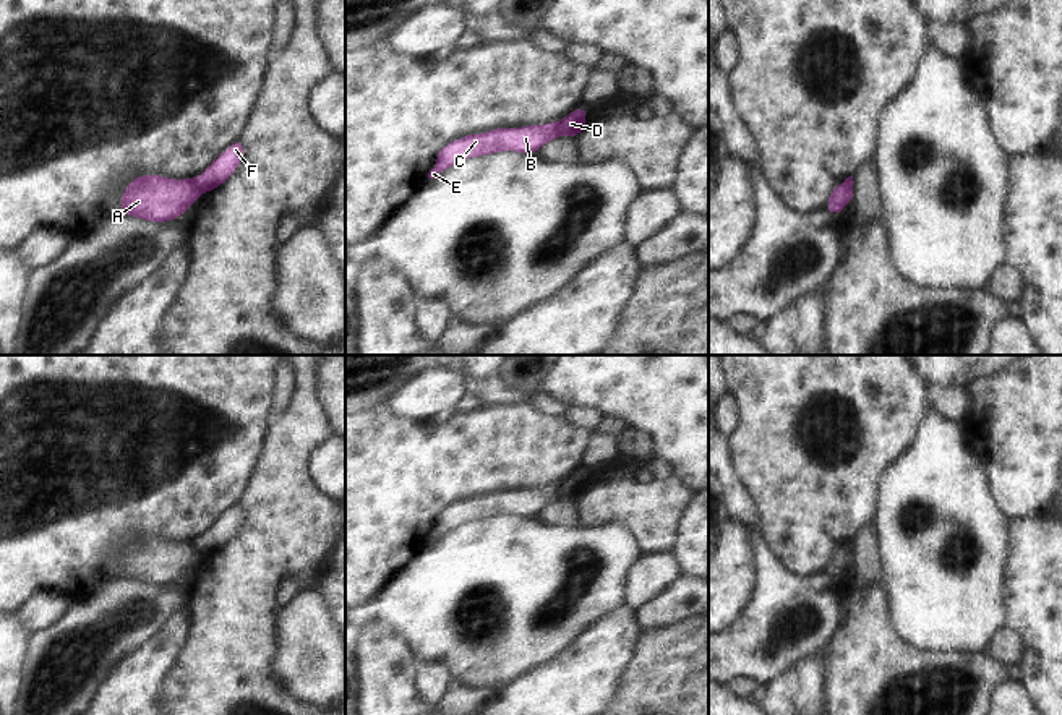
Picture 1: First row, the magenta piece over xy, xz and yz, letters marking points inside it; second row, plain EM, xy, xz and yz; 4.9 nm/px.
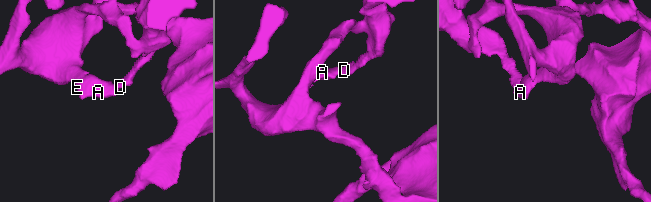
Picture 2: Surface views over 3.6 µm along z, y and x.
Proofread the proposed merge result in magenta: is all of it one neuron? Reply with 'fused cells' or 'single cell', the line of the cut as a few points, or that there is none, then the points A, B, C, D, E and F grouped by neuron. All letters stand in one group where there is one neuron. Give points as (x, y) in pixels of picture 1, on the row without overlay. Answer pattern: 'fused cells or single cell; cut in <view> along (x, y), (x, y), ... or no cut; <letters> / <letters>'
fused cells; cut in xy along (190, 542), (200, 553); A B C E / D F

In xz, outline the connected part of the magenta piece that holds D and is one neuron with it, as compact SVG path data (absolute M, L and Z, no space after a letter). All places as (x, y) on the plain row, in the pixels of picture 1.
M577 470L558 486L558 499L576 501L587 488L587 470Z

